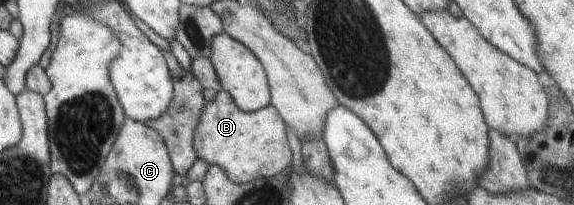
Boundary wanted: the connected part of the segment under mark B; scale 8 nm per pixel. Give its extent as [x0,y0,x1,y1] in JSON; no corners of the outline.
[194,90,292,184]

